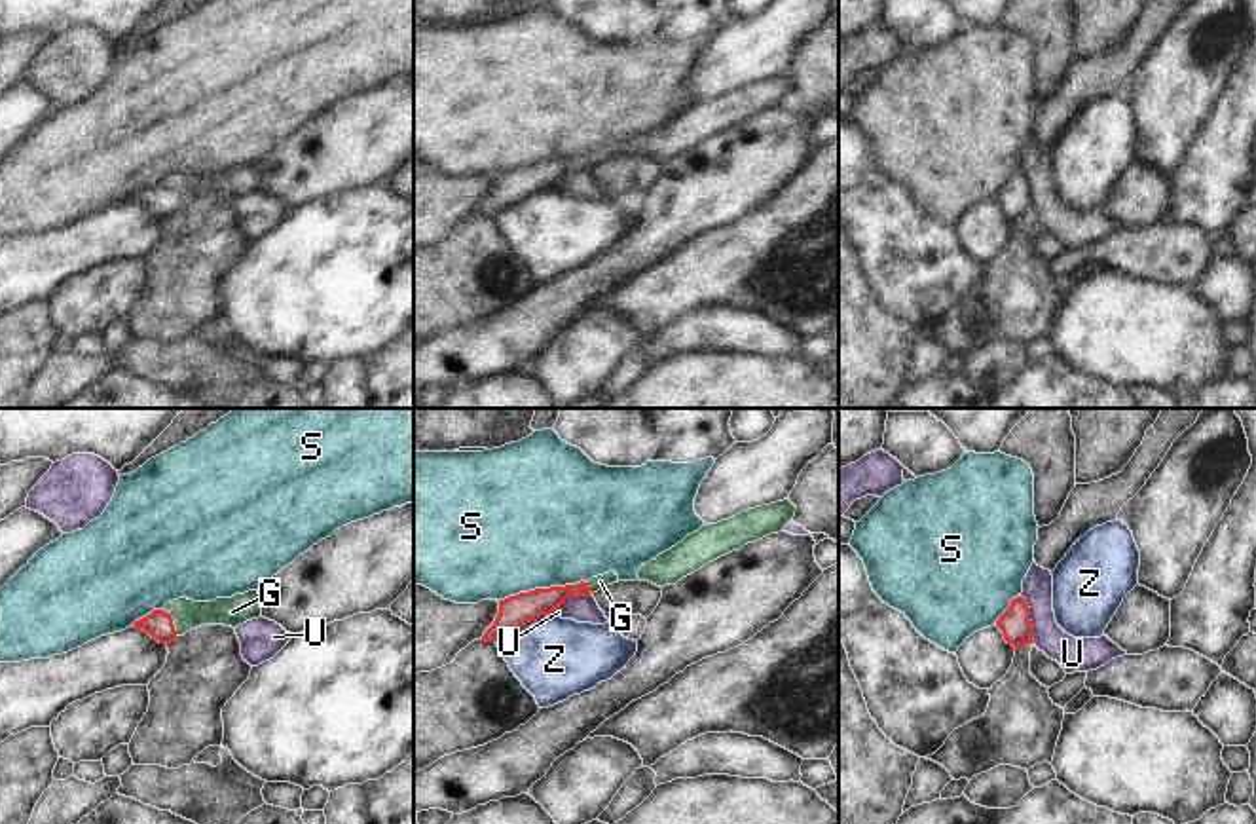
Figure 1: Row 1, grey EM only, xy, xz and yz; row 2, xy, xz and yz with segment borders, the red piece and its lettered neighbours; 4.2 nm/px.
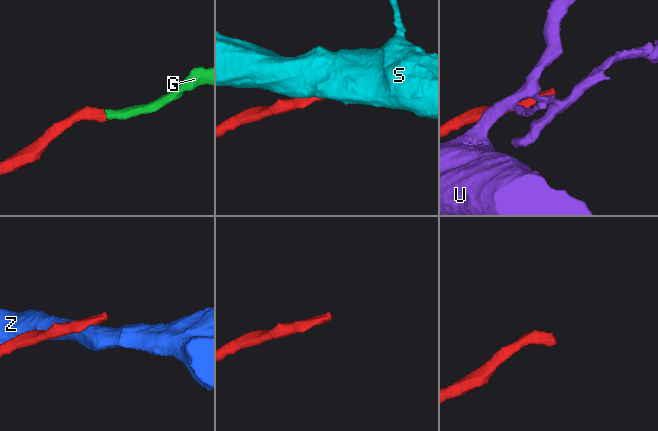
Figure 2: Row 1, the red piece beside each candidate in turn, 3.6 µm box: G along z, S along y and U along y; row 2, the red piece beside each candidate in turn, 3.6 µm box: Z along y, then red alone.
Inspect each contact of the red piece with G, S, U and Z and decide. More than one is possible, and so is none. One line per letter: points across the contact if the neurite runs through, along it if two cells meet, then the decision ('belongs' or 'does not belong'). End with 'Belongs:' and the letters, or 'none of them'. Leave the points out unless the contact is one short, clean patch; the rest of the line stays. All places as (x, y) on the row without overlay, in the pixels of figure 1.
G: across xy (158, 198), (171, 198), (186, 188) | belongs
S: does not belong
U: along yz (1021, 169), (1029, 183), (1033, 217) | does not belong
Z: does not belong
Belongs: G

